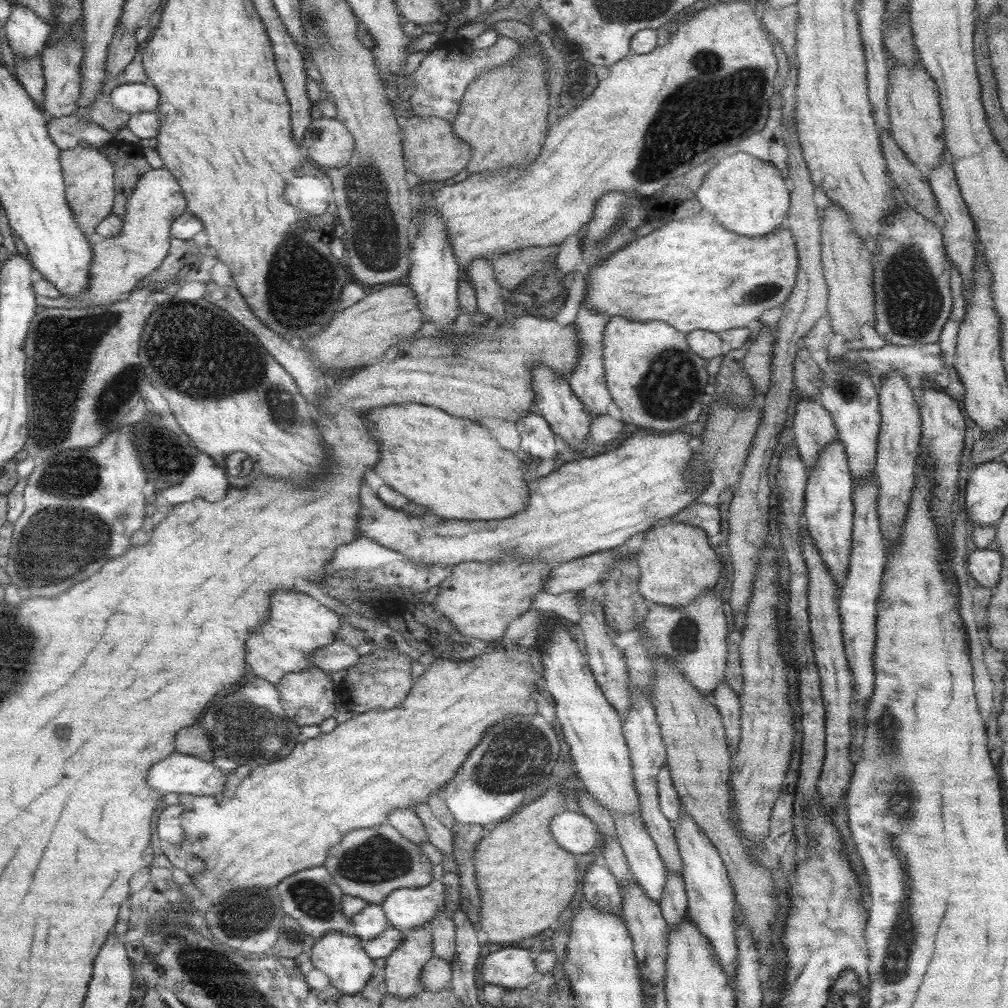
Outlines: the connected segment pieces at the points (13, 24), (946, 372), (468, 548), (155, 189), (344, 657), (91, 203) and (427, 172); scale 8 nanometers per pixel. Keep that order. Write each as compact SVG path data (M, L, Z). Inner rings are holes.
M15 6L7 24L3 26L3 36L17 62L17 60L39 58L51 30L53 30L53 26L41 22L29 10Z
M885 344L877 350L863 350L863 348L853 348L837 358L831 358L827 356L827 362L845 362L849 368L857 370L859 376L865 376L871 380L873 386L881 386L883 378L889 374L889 372L901 372L905 376L905 382L909 384L909 388L915 388L919 386L921 390L925 388L933 388L933 390L939 390L947 396L951 396L953 400L961 400L965 396L965 388L963 384L959 382L959 376L957 372L951 368L947 368L943 364L943 358L941 358L941 348L937 344L927 344L927 346L891 346L891 344Z
M637 430L629 436L619 450L611 450L593 458L581 458L577 462L569 462L549 476L537 478L527 486L527 506L521 514L493 520L493 522L441 522L435 516L425 518L409 518L407 514L395 512L383 506L363 484L359 490L359 536L375 540L379 546L405 554L425 564L443 564L455 566L461 562L489 562L499 560L501 556L521 556L523 560L541 558L547 564L553 564L547 582L543 586L545 594L563 594L573 592L581 594L595 582L601 582L615 564L629 562L635 558L639 548L629 548L623 544L637 532L649 532L657 522L663 524L685 524L691 528L699 528L709 536L721 532L721 516L717 506L697 504L695 498L703 492L699 488L689 488L683 482L683 470L687 460L691 460L691 450L687 448L687 434L651 434Z
M157 168L139 176L133 194L127 198L123 226L117 238L103 240L93 244L93 262L91 262L91 282L87 290L75 298L55 298L53 306L63 310L79 310L93 306L109 306L127 294L131 294L153 270L163 262L171 234L171 222L185 214L185 200L179 192L179 186L169 170Z
M331 642L325 648L319 648L315 654L311 654L311 662L325 674L333 674L339 670L353 668L359 662L359 654L355 648L349 648L343 642Z
M75 146L75 148L65 148L59 152L59 164L63 170L63 180L65 180L65 198L69 202L69 208L73 212L73 218L91 240L95 234L95 226L103 222L113 208L115 202L115 170L113 164L107 160L107 156L101 150L95 150L91 146Z
M405 118L401 122L401 142L403 142L403 158L407 164L407 170L413 172L419 180L431 180L431 182L439 182L439 180L449 180L453 176L457 176L471 158L471 148L467 142L463 142L461 138L455 136L455 130L451 128L449 120L441 120L441 118Z

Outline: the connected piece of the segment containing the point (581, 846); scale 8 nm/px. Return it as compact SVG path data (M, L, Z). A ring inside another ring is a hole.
M561 812L551 820L551 836L555 838L555 842L571 852L571 854L589 854L593 852L597 846L601 846L601 834L595 826L595 822L591 822L585 814L577 814L577 812Z

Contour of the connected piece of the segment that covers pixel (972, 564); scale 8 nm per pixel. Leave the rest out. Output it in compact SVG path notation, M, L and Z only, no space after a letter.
M975 550L967 558L969 576L983 588L991 590L999 582L1001 572L1001 554L995 550Z

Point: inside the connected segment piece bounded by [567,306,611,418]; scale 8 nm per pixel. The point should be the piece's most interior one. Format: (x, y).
(587, 381)

